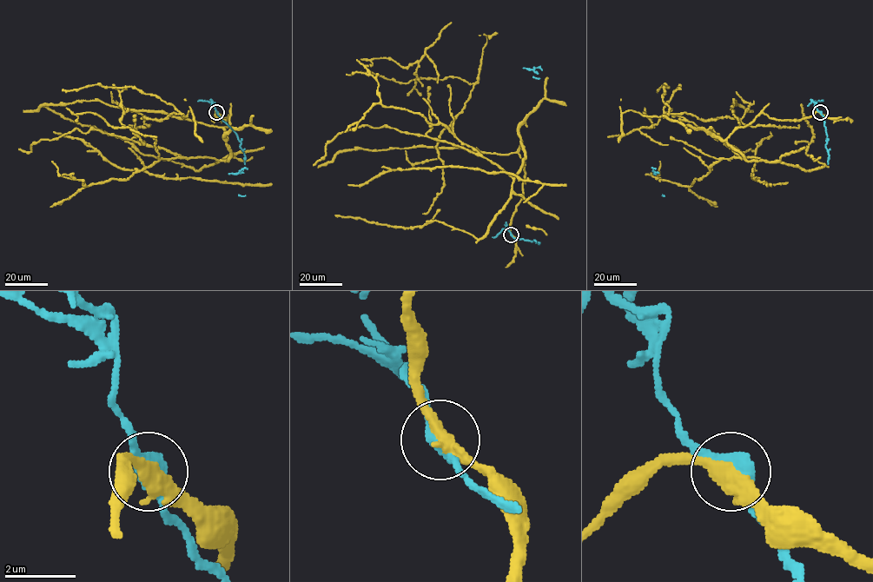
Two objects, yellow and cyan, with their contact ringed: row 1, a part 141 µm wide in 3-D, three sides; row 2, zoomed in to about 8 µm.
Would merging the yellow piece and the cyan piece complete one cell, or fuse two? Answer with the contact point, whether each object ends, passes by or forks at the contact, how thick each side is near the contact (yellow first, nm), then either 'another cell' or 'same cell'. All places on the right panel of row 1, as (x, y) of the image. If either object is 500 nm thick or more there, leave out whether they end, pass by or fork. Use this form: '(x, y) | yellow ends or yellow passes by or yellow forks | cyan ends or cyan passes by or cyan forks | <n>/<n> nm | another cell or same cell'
(820, 112) | yellow passes by | cyan passes by | 420/440 nm | another cell

